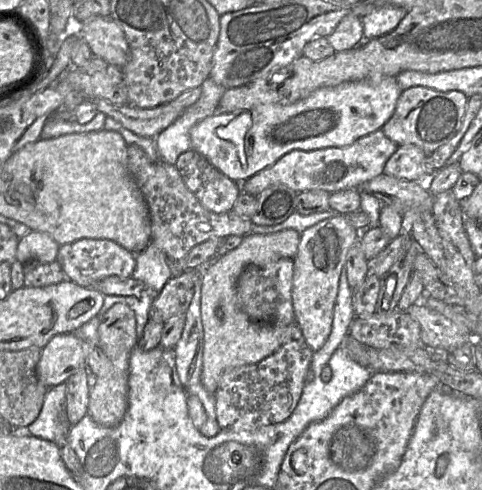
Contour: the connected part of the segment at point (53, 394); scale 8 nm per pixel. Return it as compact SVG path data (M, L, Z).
M61 383L48 389L41 411L37 418L27 427L32 436L54 441L57 427L64 417L66 401L66 384Z

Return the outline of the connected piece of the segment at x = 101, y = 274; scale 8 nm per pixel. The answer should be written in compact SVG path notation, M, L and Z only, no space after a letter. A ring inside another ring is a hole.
M83 238L60 245L56 261L66 279L82 287L93 287L96 282L108 276L131 277L136 266L135 255L112 240Z

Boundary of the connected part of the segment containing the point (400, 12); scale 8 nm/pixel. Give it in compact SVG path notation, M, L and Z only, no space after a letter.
M383 6L370 14L364 16L361 21L363 25L363 40L381 37L392 32L407 11L398 6Z

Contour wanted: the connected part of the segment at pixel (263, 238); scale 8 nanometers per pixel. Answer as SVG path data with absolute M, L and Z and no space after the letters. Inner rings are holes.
M294 229L272 234L250 233L237 248L217 257L214 262L202 269L200 311L204 348L201 383L209 393L216 393L220 377L227 369L258 363L282 345L284 326L252 321L239 309L236 299L236 283L248 265L264 267L281 258L294 259L300 236L301 234Z

